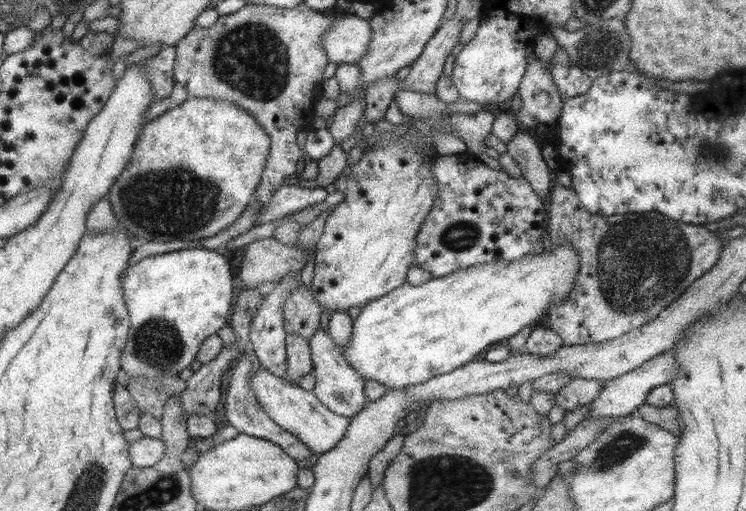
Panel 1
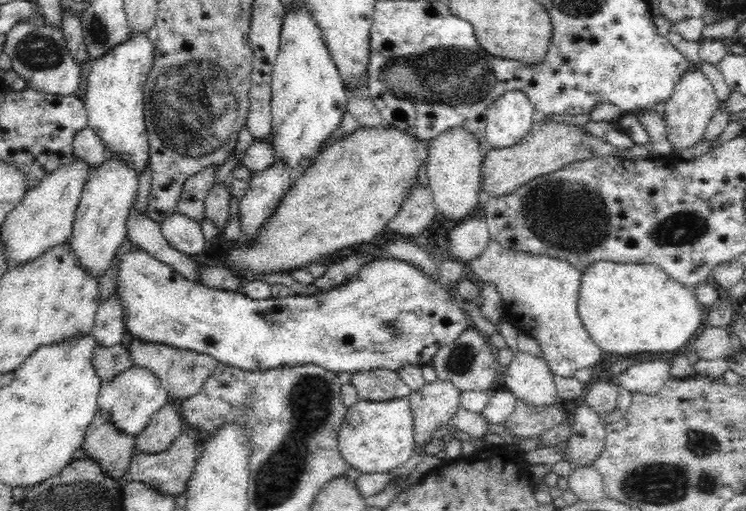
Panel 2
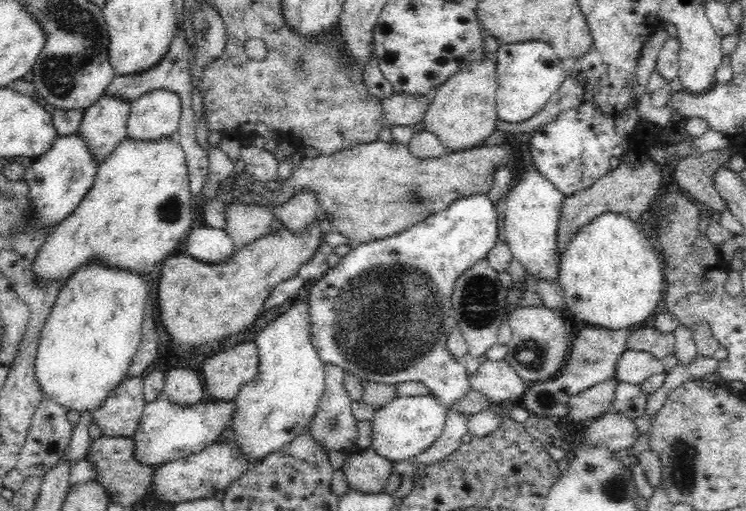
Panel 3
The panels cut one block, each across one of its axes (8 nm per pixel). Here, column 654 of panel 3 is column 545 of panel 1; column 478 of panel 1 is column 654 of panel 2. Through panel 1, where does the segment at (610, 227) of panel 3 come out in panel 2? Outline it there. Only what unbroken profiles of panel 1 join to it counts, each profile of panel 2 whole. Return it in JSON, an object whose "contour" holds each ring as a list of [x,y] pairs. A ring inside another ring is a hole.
{"contour":[[[596,261],[582,271],[581,284],[579,290],[579,296],[577,300],[578,314],[580,315],[582,324],[590,338],[602,349],[609,354],[677,354],[684,347],[691,344],[696,336],[696,330],[701,328],[702,324],[702,308],[694,294],[694,288],[688,286],[682,286],[671,280],[664,270],[661,270],[658,266],[653,264],[638,264],[638,263],[626,263],[626,262],[612,262],[612,261]]]}

